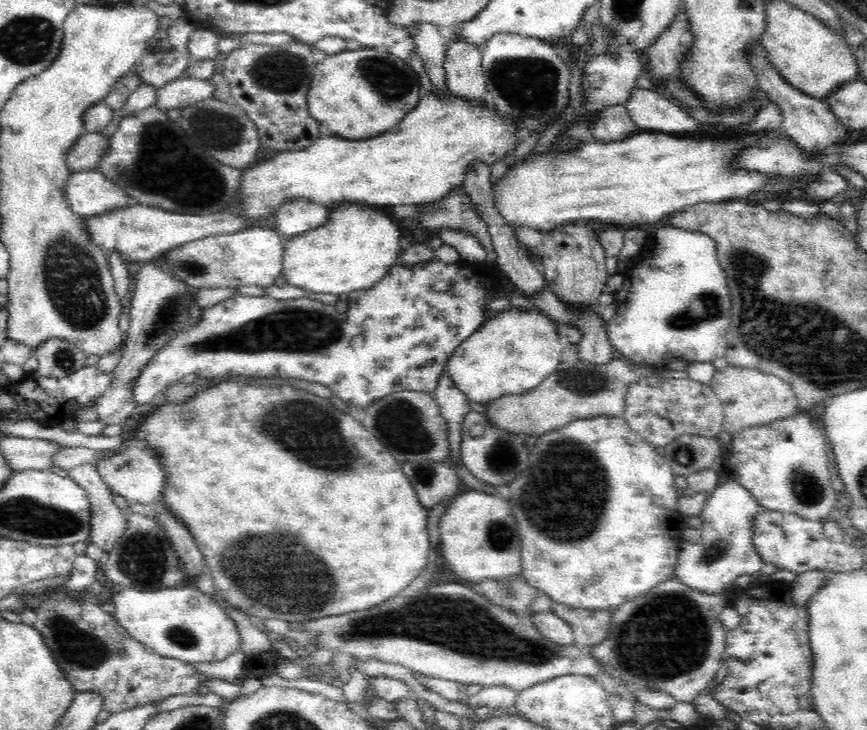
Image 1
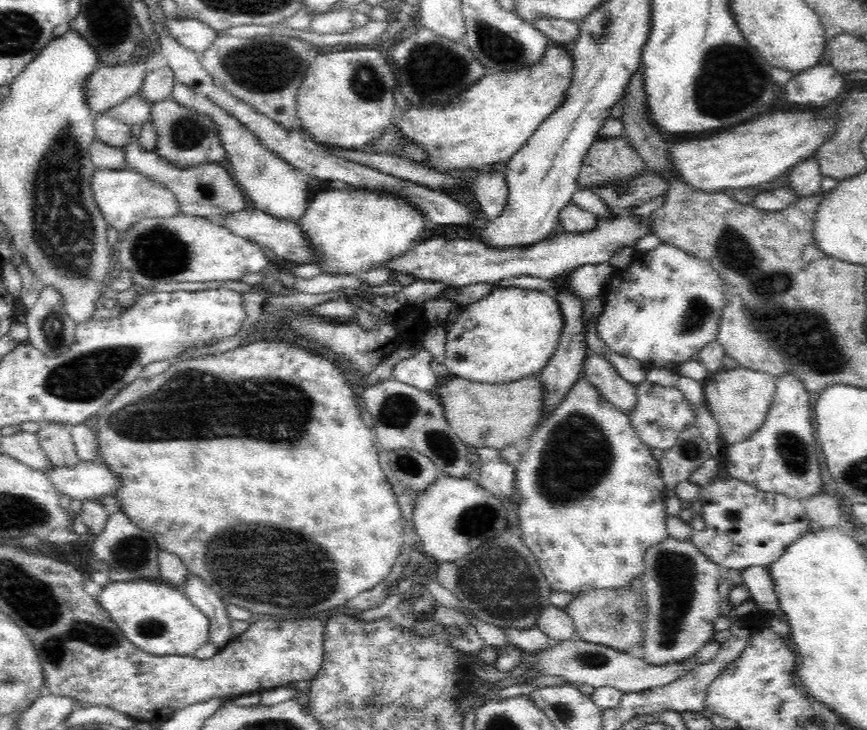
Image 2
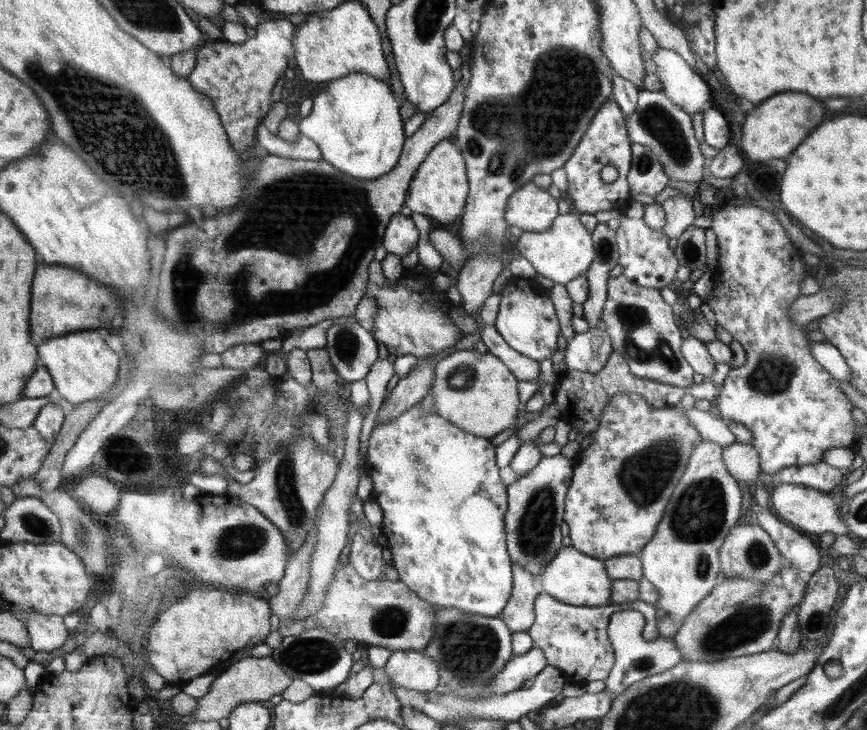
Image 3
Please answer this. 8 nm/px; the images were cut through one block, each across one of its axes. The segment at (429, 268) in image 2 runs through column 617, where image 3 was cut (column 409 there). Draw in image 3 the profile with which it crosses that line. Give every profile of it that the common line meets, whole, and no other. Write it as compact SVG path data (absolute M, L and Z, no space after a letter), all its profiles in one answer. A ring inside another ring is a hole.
M398 212L393 214L385 228L383 246L402 259L409 251L417 248L418 233L411 217Z

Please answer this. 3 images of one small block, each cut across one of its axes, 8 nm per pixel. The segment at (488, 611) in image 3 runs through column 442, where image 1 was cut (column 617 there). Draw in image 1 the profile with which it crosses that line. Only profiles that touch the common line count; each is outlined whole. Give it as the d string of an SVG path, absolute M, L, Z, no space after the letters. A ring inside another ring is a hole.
M582 418L542 434L530 449L528 468L509 488L521 535L521 576L553 601L573 608L613 609L675 575L683 537L673 470L624 418Z

